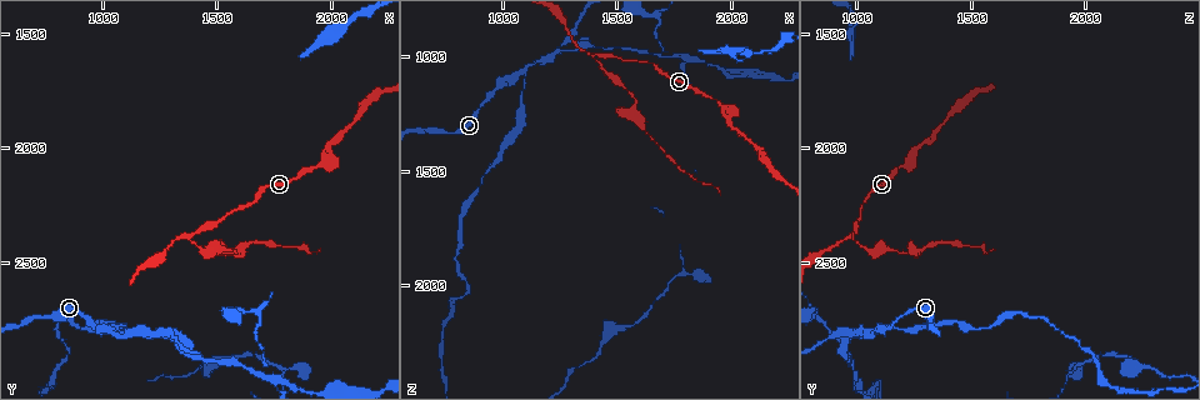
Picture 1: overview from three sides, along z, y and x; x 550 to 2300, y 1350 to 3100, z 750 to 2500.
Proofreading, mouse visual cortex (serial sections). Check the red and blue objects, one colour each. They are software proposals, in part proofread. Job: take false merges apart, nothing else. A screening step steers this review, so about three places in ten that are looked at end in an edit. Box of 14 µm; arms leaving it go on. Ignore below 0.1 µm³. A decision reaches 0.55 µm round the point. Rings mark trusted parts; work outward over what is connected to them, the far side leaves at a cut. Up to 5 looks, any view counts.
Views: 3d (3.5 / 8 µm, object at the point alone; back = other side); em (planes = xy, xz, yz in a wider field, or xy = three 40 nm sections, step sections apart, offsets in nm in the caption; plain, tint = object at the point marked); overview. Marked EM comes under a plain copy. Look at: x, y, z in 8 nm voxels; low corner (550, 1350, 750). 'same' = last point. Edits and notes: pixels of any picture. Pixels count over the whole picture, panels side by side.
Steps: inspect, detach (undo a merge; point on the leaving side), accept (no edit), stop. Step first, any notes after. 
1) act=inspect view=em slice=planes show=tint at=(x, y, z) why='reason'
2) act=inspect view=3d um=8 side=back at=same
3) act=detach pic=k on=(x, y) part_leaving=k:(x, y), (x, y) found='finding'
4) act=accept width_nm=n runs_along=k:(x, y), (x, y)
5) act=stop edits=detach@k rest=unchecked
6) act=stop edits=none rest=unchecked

act=inspect view=3d um=8 at=(1390, 2390, 980) why='three arms meet'

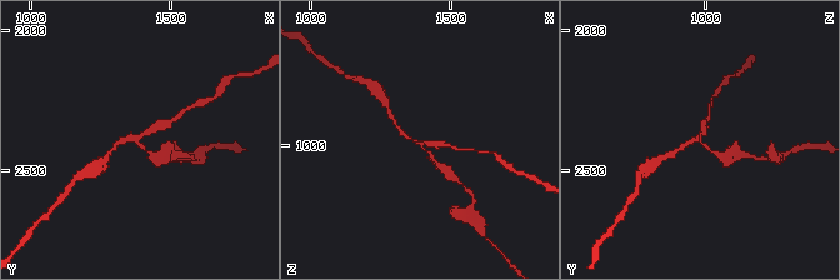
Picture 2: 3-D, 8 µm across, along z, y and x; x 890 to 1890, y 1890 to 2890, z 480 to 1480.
act=inspect view=3d um=3.5 at=(1380, 2380, 990) why='zoom in'

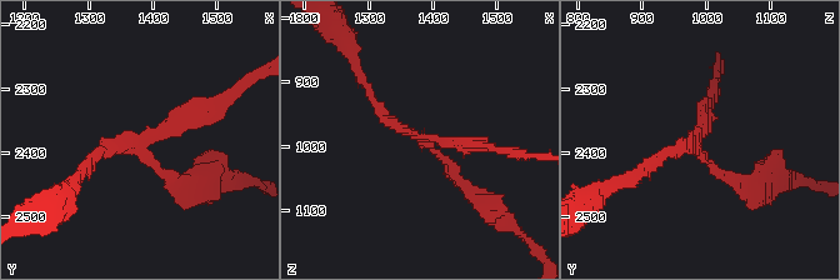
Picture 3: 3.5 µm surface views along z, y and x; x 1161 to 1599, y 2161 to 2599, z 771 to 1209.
act=inspect view=em slice=planes show=tint at=(1390, 2385, 985) arms=3 arm_widths_nm=150,150,200

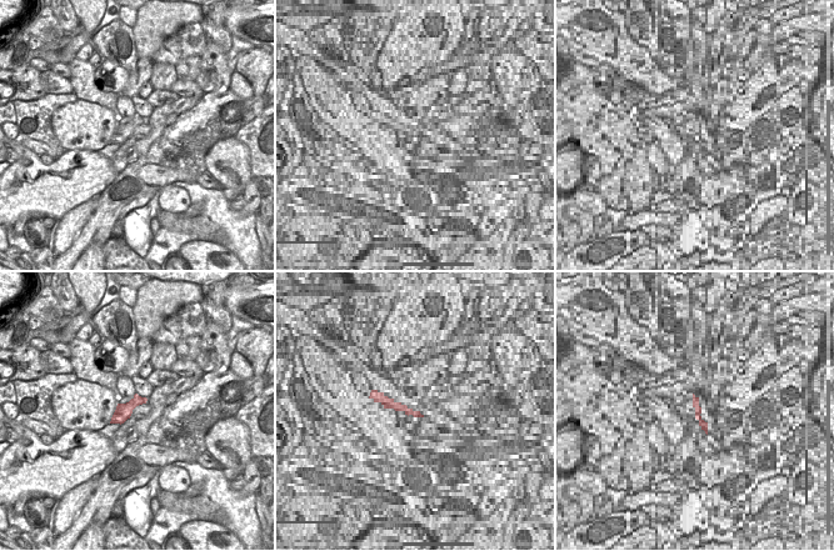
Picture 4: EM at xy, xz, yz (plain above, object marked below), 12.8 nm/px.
act=detach pic=3 on=(449, 171) width_nm=200 border=4:(114, 412), (129, 417) found='two cells meet here'

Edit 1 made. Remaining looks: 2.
act=inspect view=3d um=3.5 at=(1070, 2810, 1070) why='calibre changes'

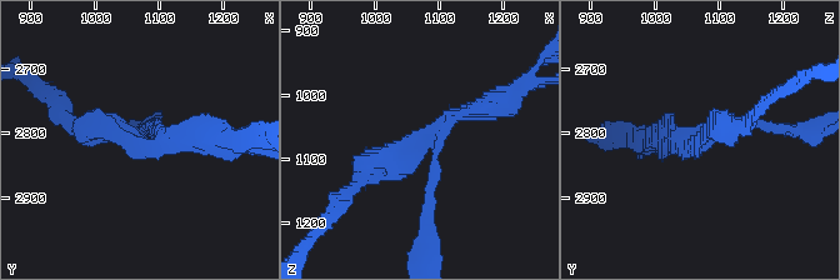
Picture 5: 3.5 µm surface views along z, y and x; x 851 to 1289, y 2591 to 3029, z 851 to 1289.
act=inspect view=em slice=xy step=5 show=tint at=(1070, 2820, 1075) arms=3 arm_widths_nm=150,200,300

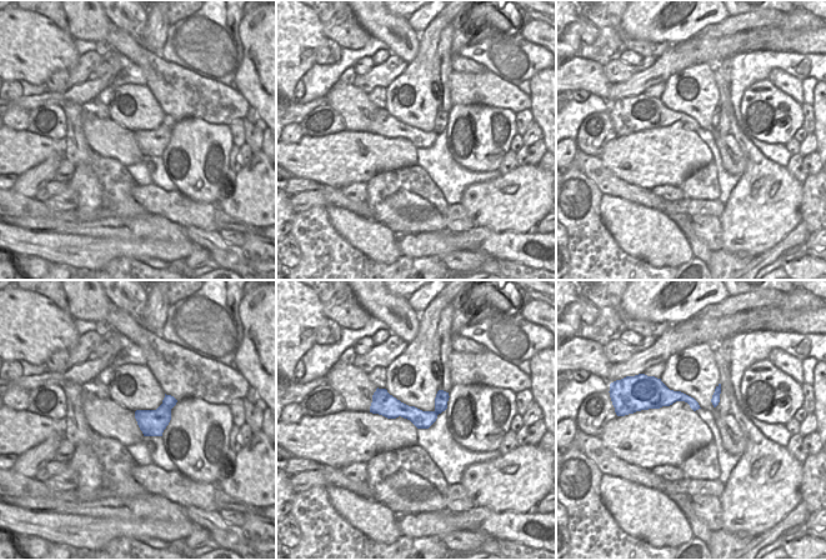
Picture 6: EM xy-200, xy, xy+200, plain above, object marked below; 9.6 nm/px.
act=detach pic=5 on=(429, 191) part_leaving=5:(438, 141), (426, 218), (426, 260) found='a second cell is stuck on'

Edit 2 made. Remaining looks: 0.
act=stop edits=detach@3,detach@5 rest=unchecked

